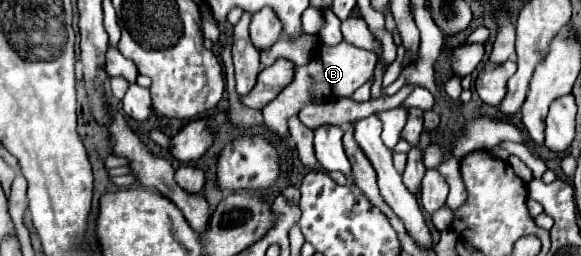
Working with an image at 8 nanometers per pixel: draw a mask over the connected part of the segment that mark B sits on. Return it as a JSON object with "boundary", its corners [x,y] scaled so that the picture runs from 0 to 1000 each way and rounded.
{"boundary":[[[589,156],[578,180],[554,176],[539,215],[535,246],[511,262],[508,277],[508,309],[466,395],[453,418],[453,473],[456,488],[473,512],[484,535],[494,535],[494,465],[501,449],[511,449],[518,434],[518,418],[525,418],[528,402],[552,402],[552,387],[570,395],[570,387],[590,387],[590,379],[604,379],[621,332],[628,332],[632,316],[639,316],[642,273],[649,246],[649,219],[642,203],[611,180]]]}

